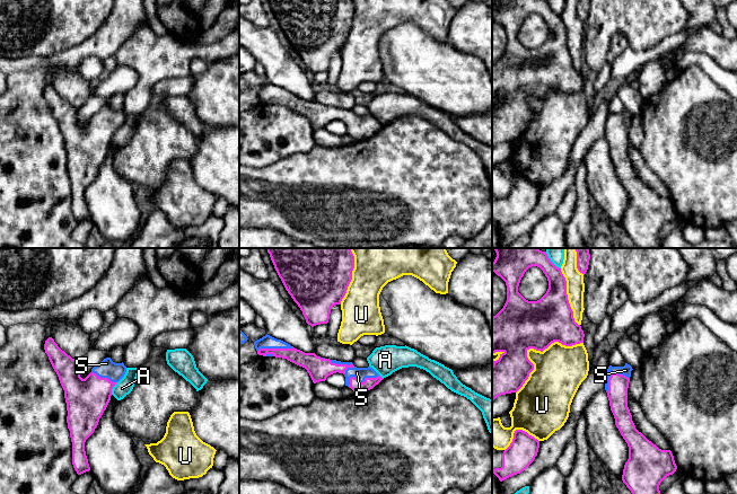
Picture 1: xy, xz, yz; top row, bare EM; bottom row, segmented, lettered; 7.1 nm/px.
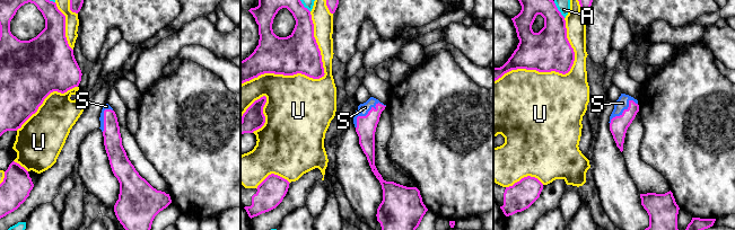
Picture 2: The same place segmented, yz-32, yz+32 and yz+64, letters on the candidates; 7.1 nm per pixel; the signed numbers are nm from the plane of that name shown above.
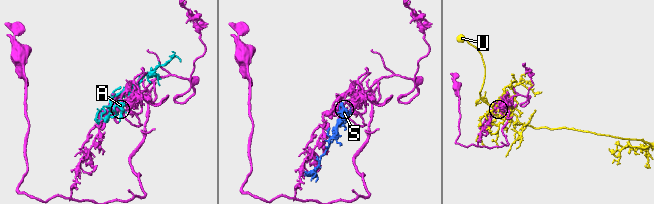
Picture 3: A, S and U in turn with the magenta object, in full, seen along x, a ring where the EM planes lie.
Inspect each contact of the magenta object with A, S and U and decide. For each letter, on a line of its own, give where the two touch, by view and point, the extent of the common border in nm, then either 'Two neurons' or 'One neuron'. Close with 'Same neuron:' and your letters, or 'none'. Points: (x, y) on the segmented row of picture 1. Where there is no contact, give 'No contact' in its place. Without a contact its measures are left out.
A: Touches magenta at xy (112, 388). Shared border 100 nm. Two neurons
S: Touches magenta at xz (359, 381). Shared border 240 nm. One neuron
U: Touches magenta at yz (534, 349). Shared border 600 nm. Two neurons
Same neuron: S

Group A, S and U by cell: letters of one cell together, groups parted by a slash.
A / S / U

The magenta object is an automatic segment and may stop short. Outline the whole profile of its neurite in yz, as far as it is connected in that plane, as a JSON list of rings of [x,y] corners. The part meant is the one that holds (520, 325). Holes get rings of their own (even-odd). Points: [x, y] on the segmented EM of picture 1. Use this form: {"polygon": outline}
{"polygon": [[[493,248],[497,257],[492,263],[492,272],[500,276],[507,285],[507,301],[503,308],[492,317],[492,353],[500,352],[500,358],[492,364],[492,400],[506,394],[517,392],[529,373],[534,370],[534,364],[527,358],[527,351],[534,349],[543,352],[552,343],[559,342],[565,346],[572,346],[584,343],[584,330],[581,326],[574,321],[573,311],[570,307],[567,294],[567,281],[561,268],[556,267],[549,258],[546,252],[538,248]],[[532,267],[539,267],[549,281],[546,293],[537,301],[526,300],[519,292],[518,286],[525,272]]]}

